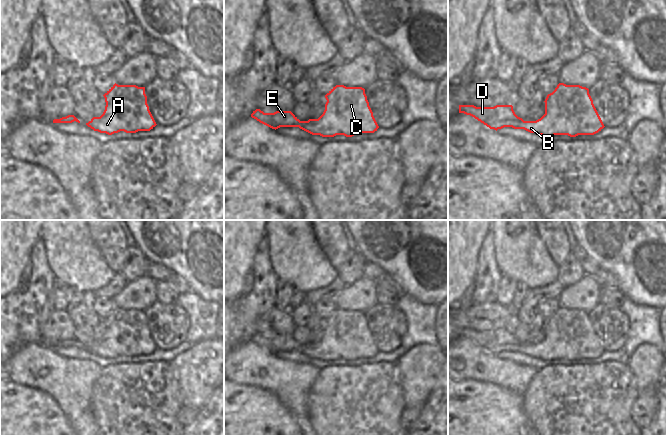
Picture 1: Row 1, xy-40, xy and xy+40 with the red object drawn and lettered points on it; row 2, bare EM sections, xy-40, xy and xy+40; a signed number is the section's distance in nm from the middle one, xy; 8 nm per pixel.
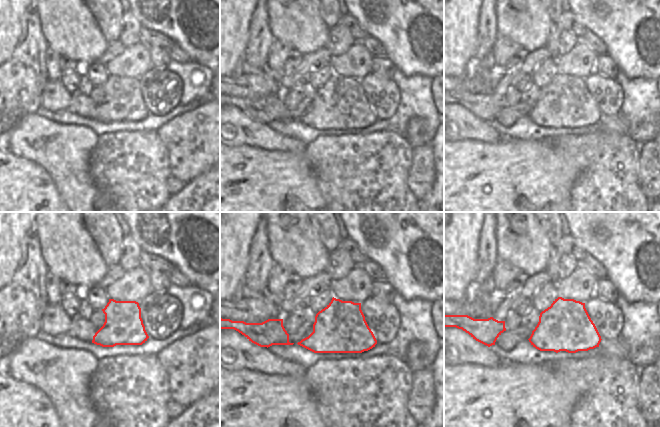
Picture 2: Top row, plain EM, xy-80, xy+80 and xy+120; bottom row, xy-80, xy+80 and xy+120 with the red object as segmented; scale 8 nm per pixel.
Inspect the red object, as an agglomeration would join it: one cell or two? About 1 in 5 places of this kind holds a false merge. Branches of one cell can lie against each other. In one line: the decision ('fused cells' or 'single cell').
single cell

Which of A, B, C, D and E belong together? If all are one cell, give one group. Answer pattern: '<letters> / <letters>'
A B C D E

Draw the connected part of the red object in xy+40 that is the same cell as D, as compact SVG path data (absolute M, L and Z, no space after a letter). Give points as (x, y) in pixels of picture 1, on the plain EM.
M559 307L544 326L545 338L536 345L524 345L515 338L512 329L459 329L459 337L470 339L496 355L512 351L544 361L594 359L605 351L586 311Z

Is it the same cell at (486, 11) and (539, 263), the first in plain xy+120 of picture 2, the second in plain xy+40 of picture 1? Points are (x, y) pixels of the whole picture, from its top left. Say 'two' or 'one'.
two

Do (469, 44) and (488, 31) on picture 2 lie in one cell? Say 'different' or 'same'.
different

